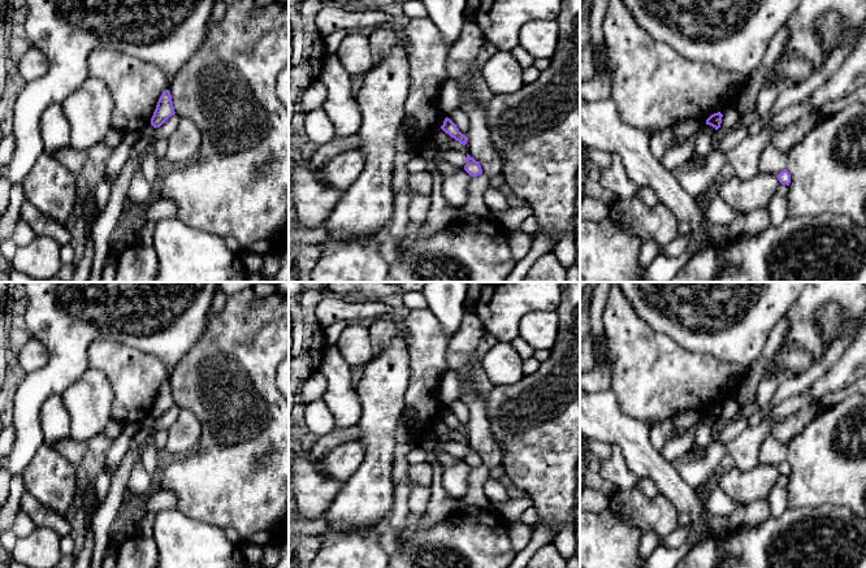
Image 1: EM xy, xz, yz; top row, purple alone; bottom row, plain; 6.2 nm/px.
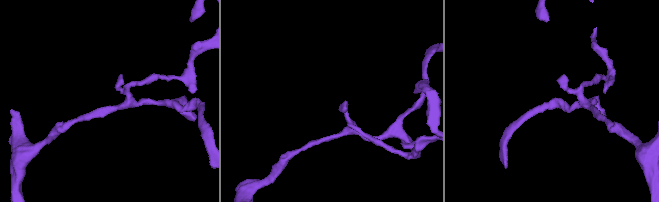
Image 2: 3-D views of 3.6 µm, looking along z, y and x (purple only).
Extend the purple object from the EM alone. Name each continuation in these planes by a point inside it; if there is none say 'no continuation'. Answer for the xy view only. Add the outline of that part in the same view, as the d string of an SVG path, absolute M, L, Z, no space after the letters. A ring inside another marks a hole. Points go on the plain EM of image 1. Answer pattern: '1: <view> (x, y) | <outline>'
no continuation

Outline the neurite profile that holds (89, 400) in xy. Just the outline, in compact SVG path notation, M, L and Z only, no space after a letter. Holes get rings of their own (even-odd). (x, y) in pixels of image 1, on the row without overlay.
M88 368L61 396L70 415L74 441L85 443L103 434L113 404L113 389L103 372Z

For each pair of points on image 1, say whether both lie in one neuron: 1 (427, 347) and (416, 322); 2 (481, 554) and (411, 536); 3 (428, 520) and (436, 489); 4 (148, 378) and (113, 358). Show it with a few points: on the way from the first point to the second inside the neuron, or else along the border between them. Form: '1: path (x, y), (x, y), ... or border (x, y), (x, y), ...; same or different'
1: path (427, 341), (423, 329); same
2: path (464, 554), (428, 553); same
3: path (436, 512), (436, 497); same
4: path (139, 376), (134, 376), (122, 365); same

